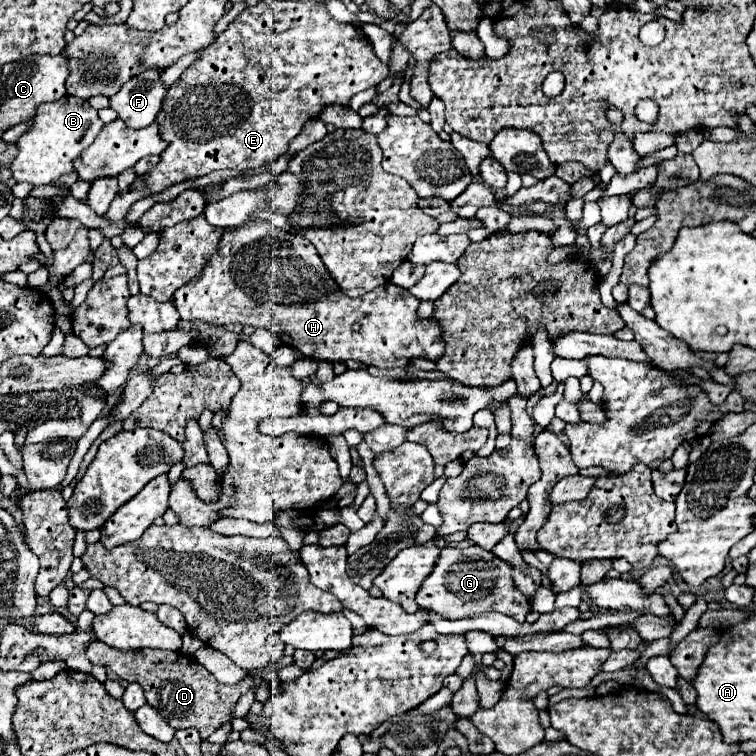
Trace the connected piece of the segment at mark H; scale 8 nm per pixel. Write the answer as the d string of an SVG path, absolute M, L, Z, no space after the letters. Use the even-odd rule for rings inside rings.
M267 220L247 222L239 230L225 232L221 236L221 248L217 254L209 258L209 264L205 264L201 276L193 280L193 284L183 284L173 294L173 304L183 320L203 320L217 326L249 324L253 328L267 328L281 344L287 344L299 350L305 358L315 360L359 360L377 368L405 368L415 356L437 360L445 350L439 324L429 318L417 320L419 300L413 298L409 290L395 284L385 284L363 298L349 298L337 288L309 240L291 232L283 232ZM355 322L361 324L357 332L353 330Z

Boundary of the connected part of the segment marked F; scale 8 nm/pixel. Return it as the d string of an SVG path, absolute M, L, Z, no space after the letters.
M147 70L129 80L115 96L109 98L109 108L133 130L155 122L167 88L161 84L161 72Z

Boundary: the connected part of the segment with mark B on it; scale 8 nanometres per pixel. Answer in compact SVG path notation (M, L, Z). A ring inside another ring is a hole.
M63 96L57 102L41 104L31 128L17 140L19 152L11 162L13 178L17 182L29 182L33 186L53 184L63 174L73 170L73 160L95 140L101 126L103 122L99 120L97 110L81 98Z

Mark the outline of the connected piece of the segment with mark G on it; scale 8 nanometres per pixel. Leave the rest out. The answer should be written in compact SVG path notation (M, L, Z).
M499 558L489 562L437 562L433 572L423 582L421 590L417 592L417 604L421 610L437 612L447 620L459 620L463 616L477 616L481 612L501 612L517 622L525 622L527 612L531 610L531 602L525 594L517 592L511 580L511 566Z

